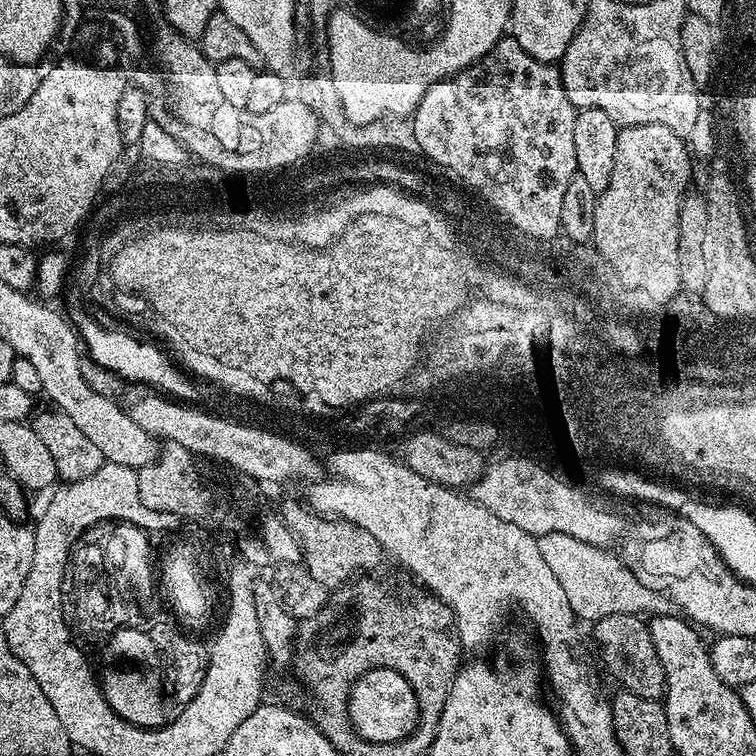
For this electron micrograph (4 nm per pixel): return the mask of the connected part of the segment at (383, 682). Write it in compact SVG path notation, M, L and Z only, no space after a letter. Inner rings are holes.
M371 668L352 683L348 695L348 717L354 730L363 740L398 742L407 738L416 729L416 724L420 720L418 698L410 682L402 678L402 674L389 668Z

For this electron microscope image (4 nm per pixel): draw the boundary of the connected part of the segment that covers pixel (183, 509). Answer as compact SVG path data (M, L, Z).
M173 440L163 441L156 461L145 465L136 474L138 494L145 506L150 510L174 514L188 522L199 518L212 504L214 492L200 481L200 472L196 469L196 464L197 457L193 456L190 450L186 450L186 446L178 446L178 442Z

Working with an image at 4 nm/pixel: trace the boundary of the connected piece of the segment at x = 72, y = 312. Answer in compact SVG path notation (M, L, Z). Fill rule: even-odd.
M67 287L64 292L66 296L67 317L76 329L77 335L86 349L89 359L98 362L100 366L117 372L127 381L146 382L156 386L159 391L184 402L194 402L198 396L198 388L192 382L189 375L181 369L158 348L148 342L138 340L124 332L104 328L96 319L92 318L76 301L78 292L76 289Z

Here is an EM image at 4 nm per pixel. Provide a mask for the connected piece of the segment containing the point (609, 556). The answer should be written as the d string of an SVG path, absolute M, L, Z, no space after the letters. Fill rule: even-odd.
M557 532L539 537L538 550L542 550L546 566L550 566L562 590L566 590L572 612L581 621L595 622L615 612L664 614L669 611L668 597L642 586L615 551L596 548L593 544L570 538L570 534Z

